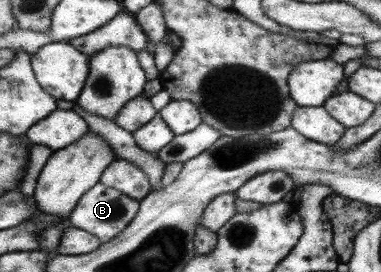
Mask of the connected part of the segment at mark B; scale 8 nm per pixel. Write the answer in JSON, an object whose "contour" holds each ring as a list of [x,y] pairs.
{"contour":[[[99,182],[93,189],[87,190],[87,193],[83,194],[79,203],[71,211],[68,221],[71,226],[91,233],[99,238],[101,243],[106,243],[120,235],[127,228],[132,218],[137,216],[139,207],[139,201],[132,200],[119,190],[104,186]]]}

